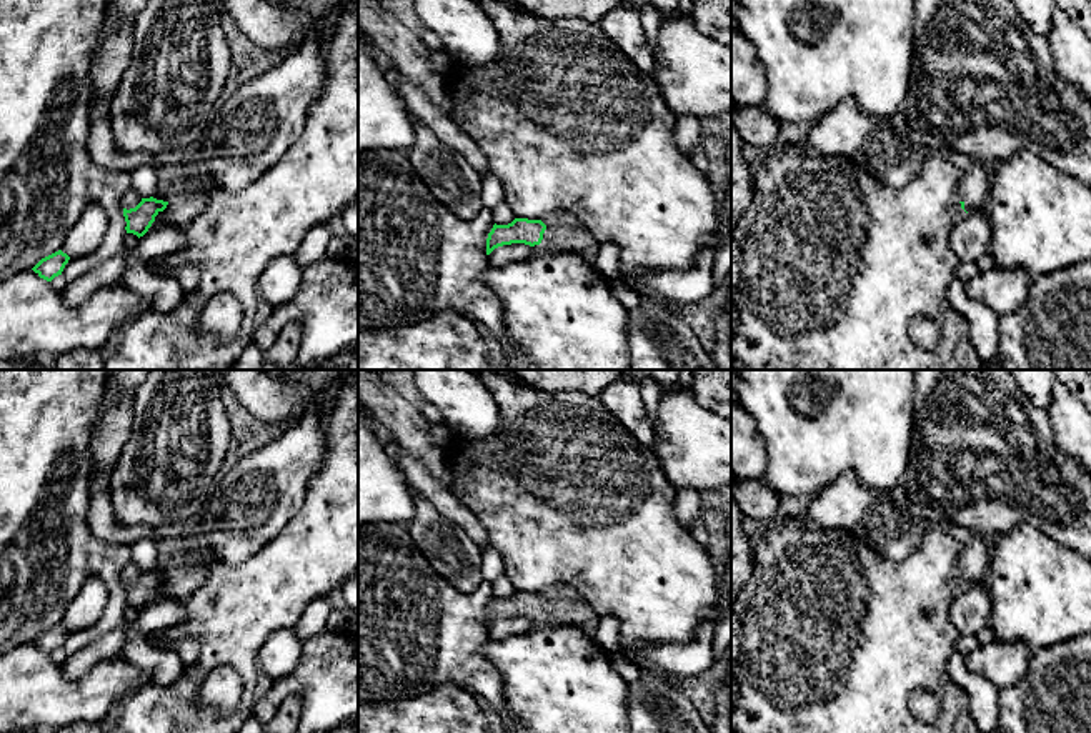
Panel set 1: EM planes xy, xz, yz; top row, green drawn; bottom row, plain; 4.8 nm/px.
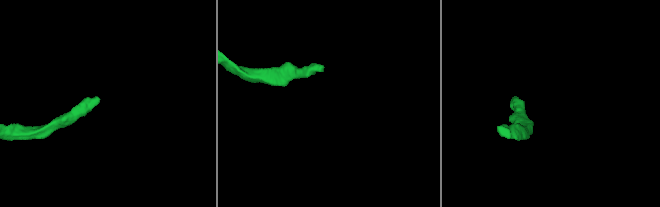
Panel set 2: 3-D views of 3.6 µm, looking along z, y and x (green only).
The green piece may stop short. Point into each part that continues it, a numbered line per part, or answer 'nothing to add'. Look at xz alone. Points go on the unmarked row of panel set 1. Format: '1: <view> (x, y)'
1: xz (578, 613)

